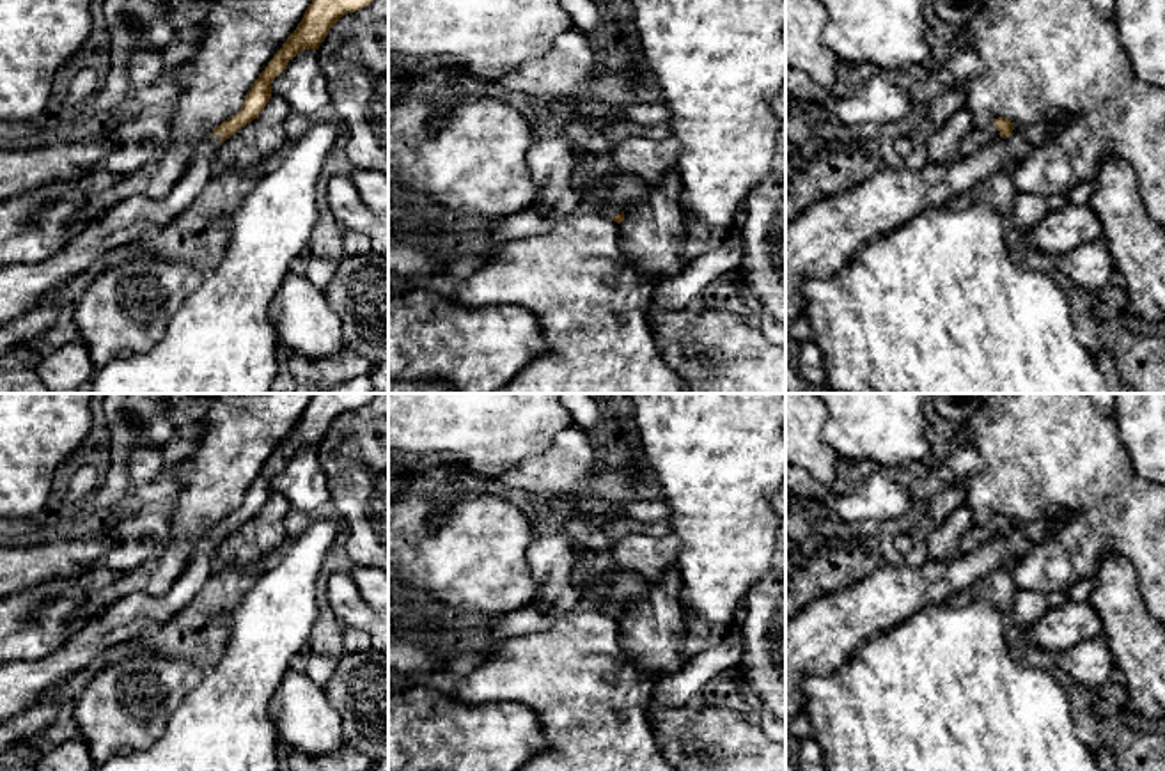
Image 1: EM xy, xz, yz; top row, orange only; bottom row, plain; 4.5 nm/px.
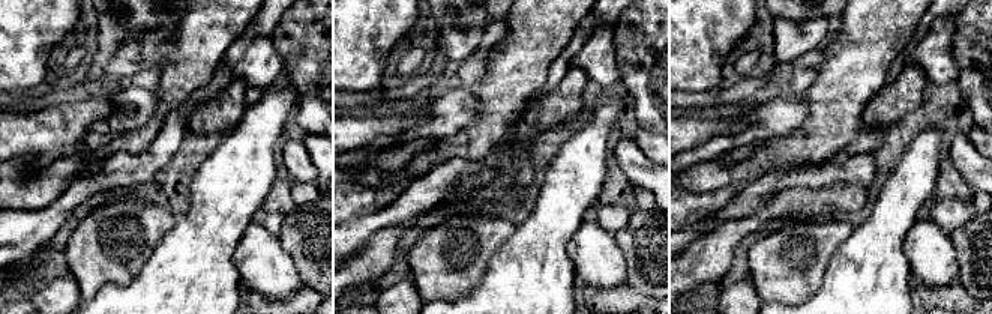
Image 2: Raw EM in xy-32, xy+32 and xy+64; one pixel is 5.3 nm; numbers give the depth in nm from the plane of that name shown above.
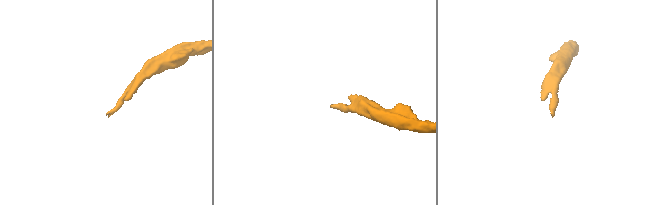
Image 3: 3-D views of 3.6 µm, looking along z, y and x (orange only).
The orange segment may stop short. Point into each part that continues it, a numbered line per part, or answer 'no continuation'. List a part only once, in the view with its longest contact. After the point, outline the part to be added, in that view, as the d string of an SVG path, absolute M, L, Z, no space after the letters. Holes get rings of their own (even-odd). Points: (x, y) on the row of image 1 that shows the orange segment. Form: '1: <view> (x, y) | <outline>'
1: xy (23, 286) | M222 135L209 136L195 149L188 170L167 197L133 195L101 218L82 222L71 241L55 255L32 264L0 266L0 328L28 314L60 285L85 273L98 255L131 243L149 229L165 229L176 222L215 174L220 138Z

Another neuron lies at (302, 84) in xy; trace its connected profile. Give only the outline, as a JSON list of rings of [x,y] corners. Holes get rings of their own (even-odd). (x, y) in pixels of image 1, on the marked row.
[[[317,50],[300,51],[273,80],[271,94],[285,99],[293,112],[317,119],[330,112],[328,82],[317,60]]]

